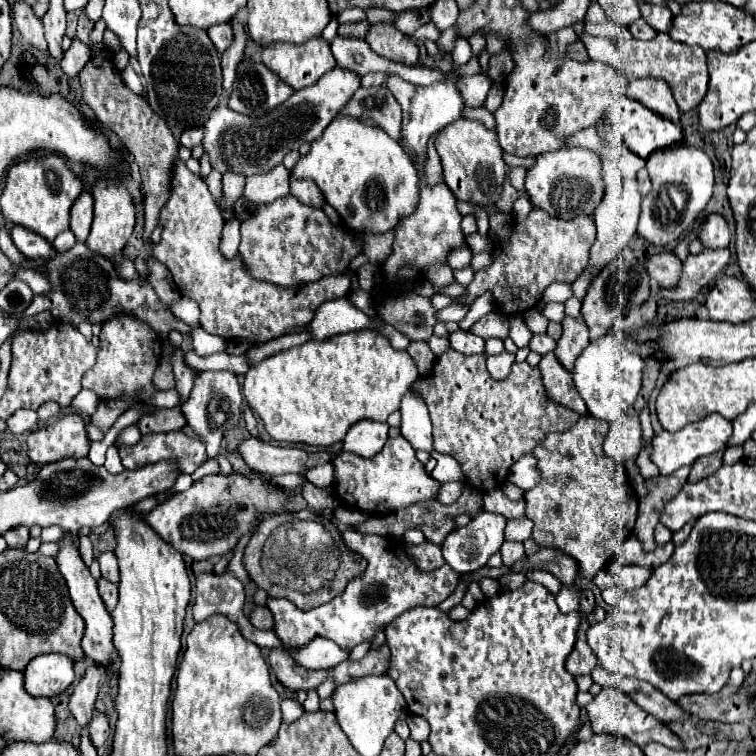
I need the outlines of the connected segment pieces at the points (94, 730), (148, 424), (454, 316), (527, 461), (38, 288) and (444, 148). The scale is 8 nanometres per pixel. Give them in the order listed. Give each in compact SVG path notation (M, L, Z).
M96 714L88 726L90 726L90 738L92 738L94 746L100 748L108 740L108 736L110 736L108 716L106 714Z
M180 406L170 408L170 410L158 410L154 414L142 416L136 426L140 428L142 434L148 432L170 432L170 430L180 430L184 426L184 418L180 414Z
M456 302L456 304L450 304L448 308L440 310L440 322L448 322L448 320L460 322L460 320L464 320L464 318L466 318L468 310L470 310L470 306L462 308L462 304L458 304L458 302Z
M532 452L524 454L520 462L512 466L510 476L508 476L510 482L514 482L516 486L524 490L532 490L540 482L540 478L542 478L542 472L538 470L538 458Z
M18 268L18 270L14 272L14 278L24 280L24 282L32 288L34 294L46 294L46 292L50 290L48 280L46 280L40 272L36 272L36 270L22 270L22 268Z
M458 118L456 122L448 124L438 140L436 150L440 154L440 162L444 168L444 180L452 188L458 200L476 202L476 204L496 204L502 196L504 180L508 176L508 164L504 162L504 150L498 142L498 132L488 130L484 124L476 120Z

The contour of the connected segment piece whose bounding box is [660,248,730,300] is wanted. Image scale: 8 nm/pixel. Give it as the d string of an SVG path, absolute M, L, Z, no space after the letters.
M704 248L696 256L688 256L684 260L684 272L682 280L676 290L660 290L660 294L668 300L690 300L694 298L702 288L706 288L728 264L730 250L728 248Z

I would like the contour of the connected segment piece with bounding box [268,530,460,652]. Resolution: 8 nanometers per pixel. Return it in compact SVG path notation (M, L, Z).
M346 530L342 538L350 550L358 552L368 560L368 568L364 570L364 574L352 580L346 586L344 594L308 612L300 610L290 600L268 598L268 608L272 610L276 620L274 632L288 646L302 646L310 642L310 638L314 636L326 636L334 640L342 650L350 652L354 646L372 640L380 630L390 626L394 618L398 618L402 612L416 606L438 606L454 592L454 588L460 582L460 574L454 572L448 564L428 574L418 572L416 566L412 566L412 562L406 558L402 546L396 544L396 538L360 534L358 530Z

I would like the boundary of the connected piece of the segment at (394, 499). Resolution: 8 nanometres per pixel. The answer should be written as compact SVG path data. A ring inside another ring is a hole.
M404 436L388 438L384 448L372 458L360 458L354 452L342 452L334 458L336 478L334 478L334 494L340 502L352 508L358 508L370 516L382 516L394 510L408 508L422 500L436 500L442 488L442 482L434 480L424 464L416 458L414 448Z

